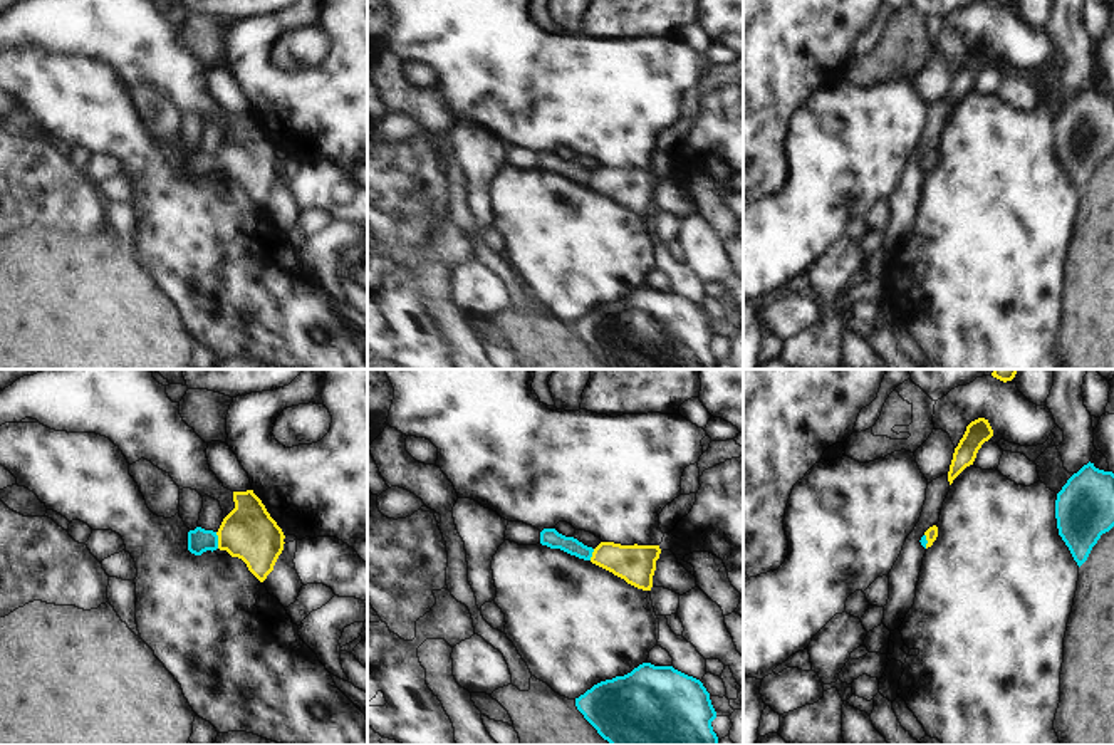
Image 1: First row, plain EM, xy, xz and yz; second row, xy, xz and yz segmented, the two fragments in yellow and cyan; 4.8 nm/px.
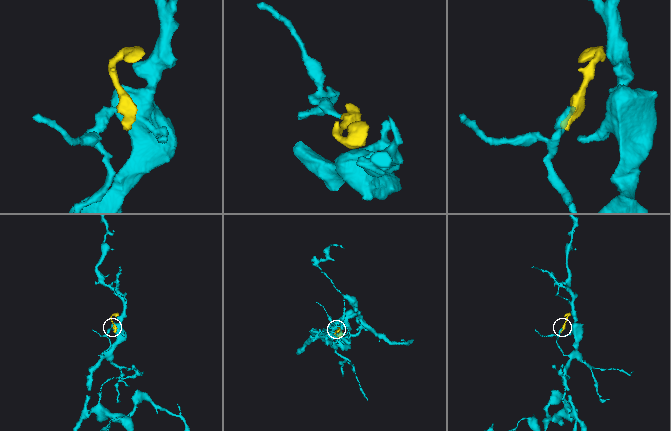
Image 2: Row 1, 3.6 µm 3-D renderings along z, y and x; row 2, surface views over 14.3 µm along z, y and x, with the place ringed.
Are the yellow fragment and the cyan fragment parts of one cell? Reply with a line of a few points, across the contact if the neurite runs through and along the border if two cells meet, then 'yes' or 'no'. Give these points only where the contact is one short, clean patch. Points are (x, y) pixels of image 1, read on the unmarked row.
line xy (249, 156), (218, 165), (200, 165); yes

